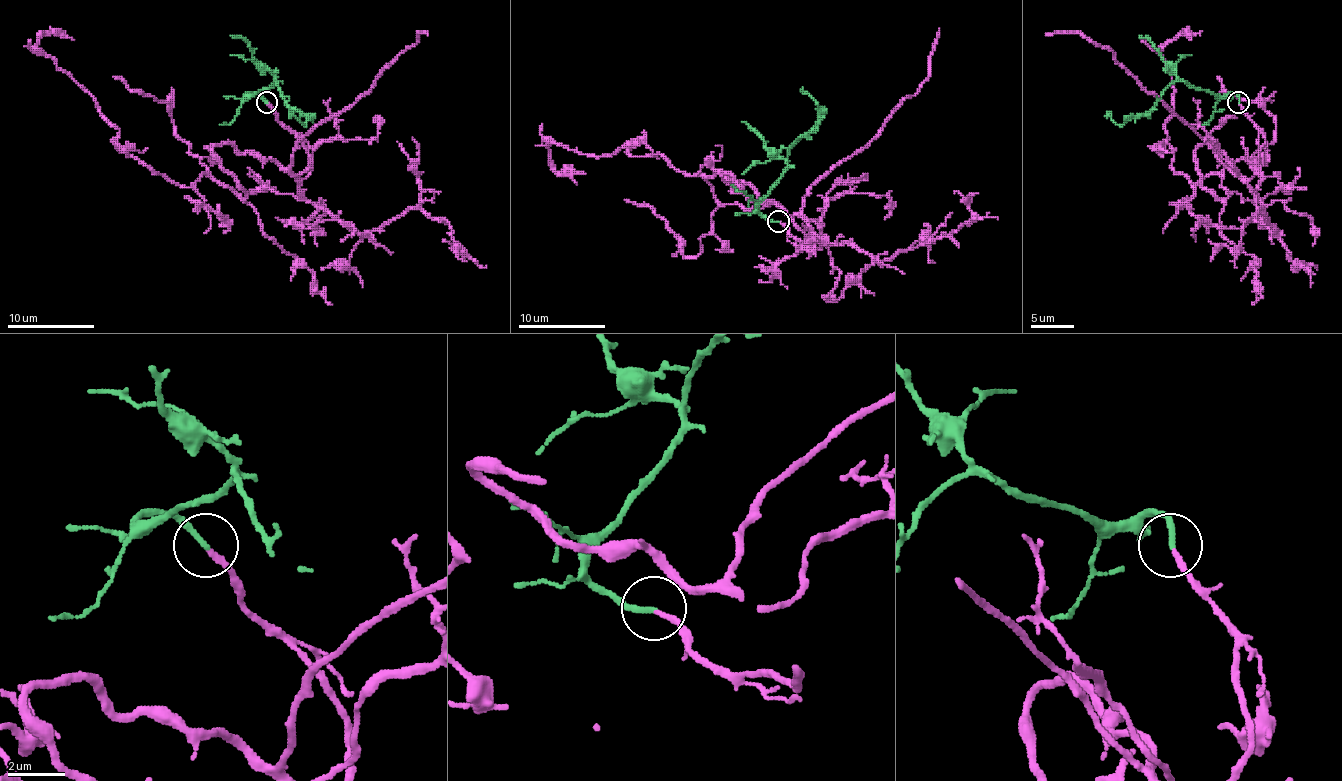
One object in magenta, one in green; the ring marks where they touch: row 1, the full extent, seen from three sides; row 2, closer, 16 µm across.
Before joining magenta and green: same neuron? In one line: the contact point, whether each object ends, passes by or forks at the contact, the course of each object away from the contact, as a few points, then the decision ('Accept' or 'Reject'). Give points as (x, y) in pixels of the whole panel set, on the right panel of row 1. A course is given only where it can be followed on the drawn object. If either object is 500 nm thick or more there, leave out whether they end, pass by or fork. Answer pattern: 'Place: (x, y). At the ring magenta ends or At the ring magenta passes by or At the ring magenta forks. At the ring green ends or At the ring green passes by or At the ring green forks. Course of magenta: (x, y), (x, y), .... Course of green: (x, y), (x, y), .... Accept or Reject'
Place: (1238, 102). At the ring magenta ends. At the ring green ends. Course of magenta: (1239, 103), (1263, 166), (1202, 144), (1222, 198), (1172, 168), (1161, 50), (1191, 40). Course of green: (1239, 103), (1232, 92), (1219, 96), (1195, 90), (1182, 81), (1174, 81), (1161, 98), (1120, 124), (1107, 111). Accept

